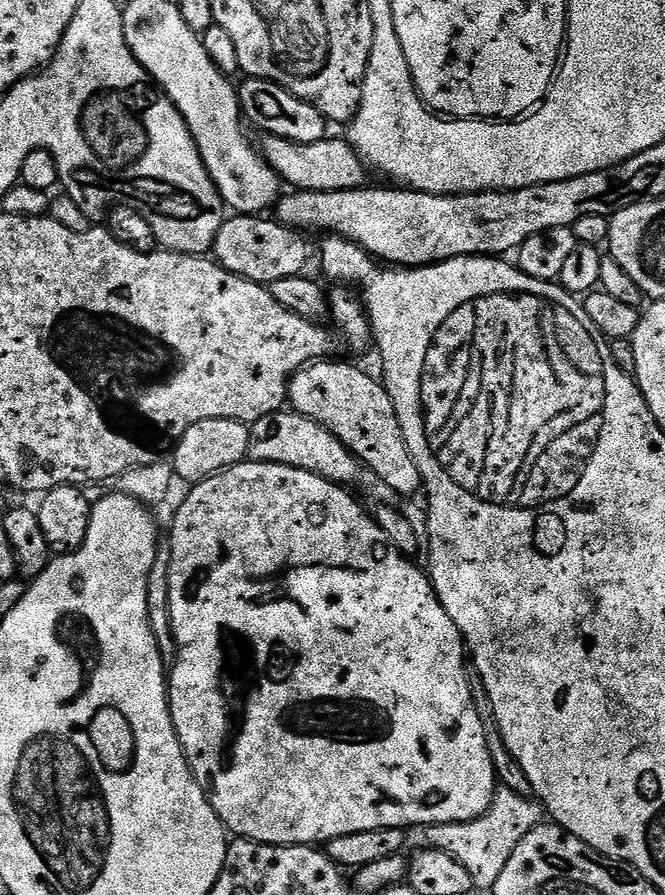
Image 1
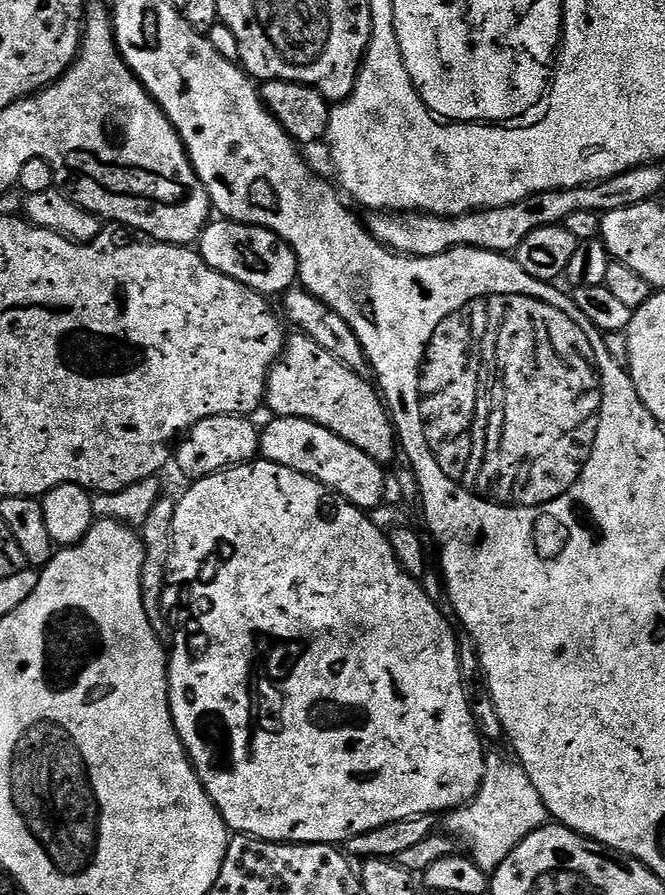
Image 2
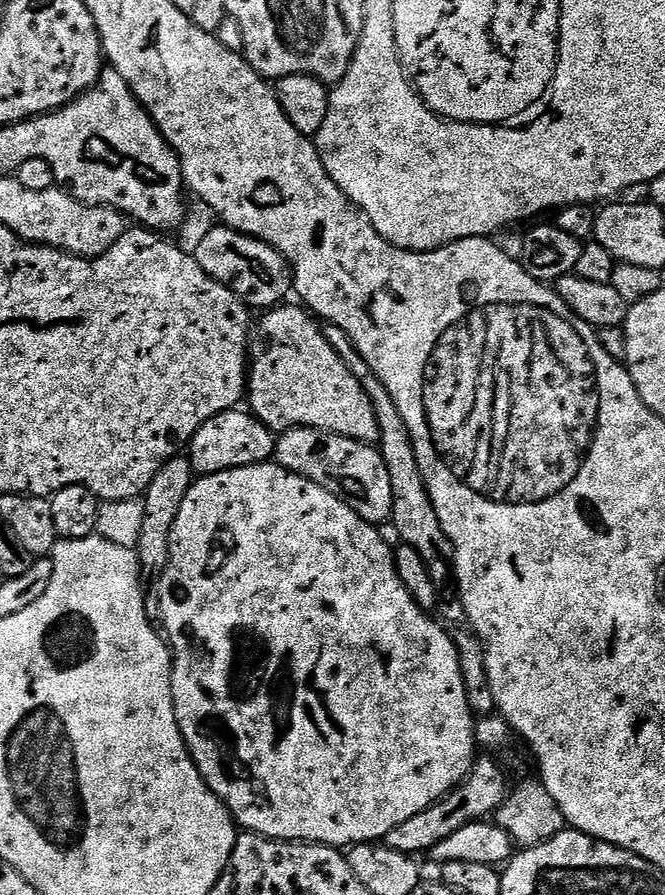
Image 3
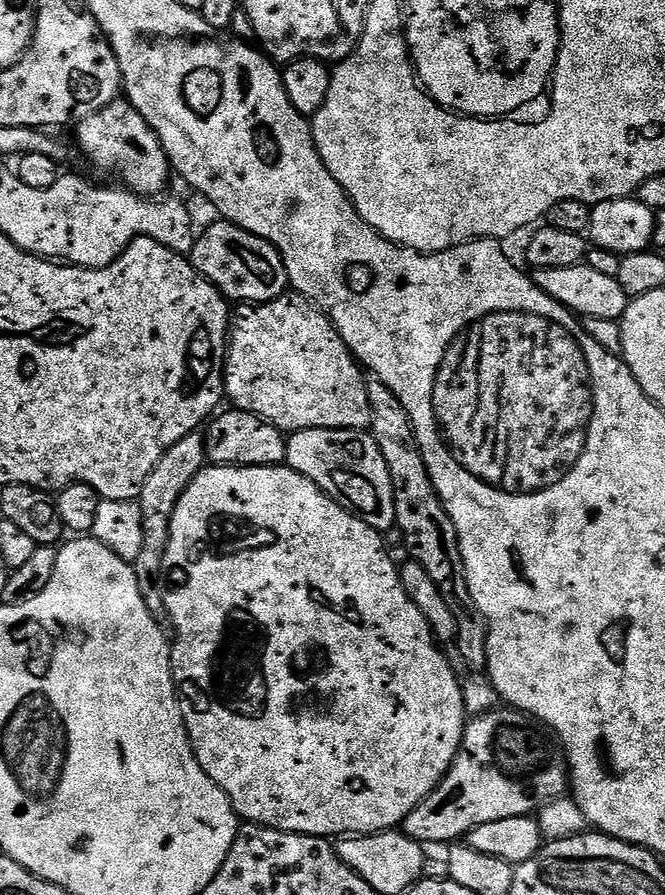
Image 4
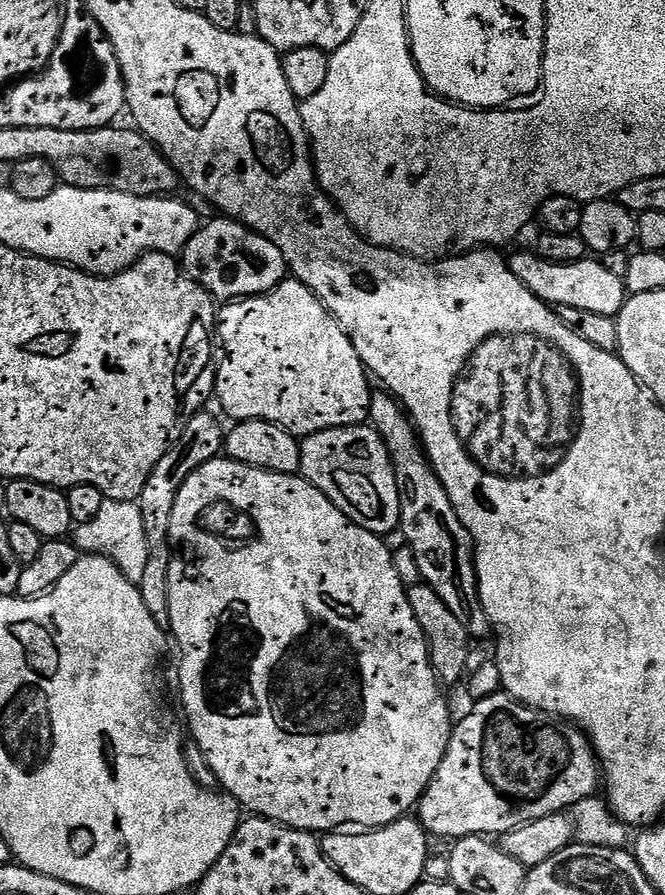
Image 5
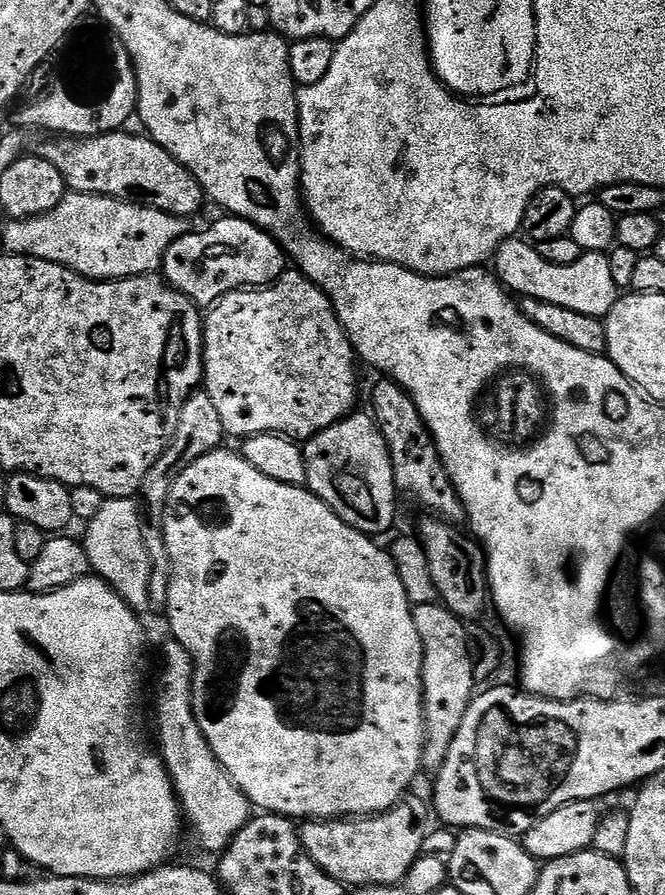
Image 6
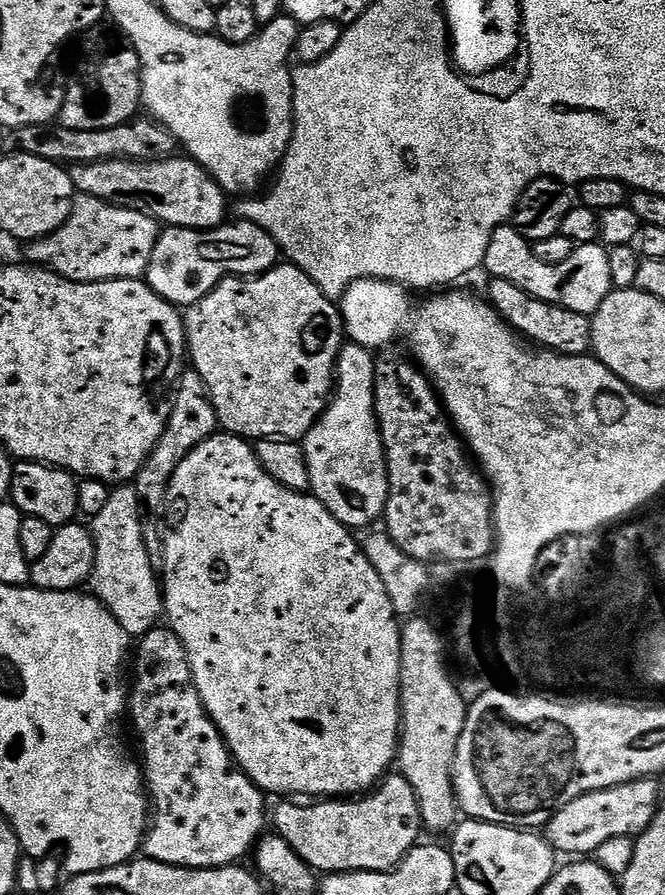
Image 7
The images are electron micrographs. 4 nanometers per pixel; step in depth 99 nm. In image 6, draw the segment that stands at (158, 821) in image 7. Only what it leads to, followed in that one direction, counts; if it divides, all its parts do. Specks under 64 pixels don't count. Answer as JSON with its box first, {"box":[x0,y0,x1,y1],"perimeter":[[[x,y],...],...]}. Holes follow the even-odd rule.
{"box":[156,642,254,854],"perimeter":[[[175,642],[165,646],[164,665],[156,680],[156,736],[160,739],[160,758],[170,774],[183,819],[192,827],[197,846],[213,854],[223,852],[238,830],[246,826],[254,809],[246,794],[234,786],[218,758],[214,758],[198,726],[198,718],[194,718],[190,661],[188,653]]]}

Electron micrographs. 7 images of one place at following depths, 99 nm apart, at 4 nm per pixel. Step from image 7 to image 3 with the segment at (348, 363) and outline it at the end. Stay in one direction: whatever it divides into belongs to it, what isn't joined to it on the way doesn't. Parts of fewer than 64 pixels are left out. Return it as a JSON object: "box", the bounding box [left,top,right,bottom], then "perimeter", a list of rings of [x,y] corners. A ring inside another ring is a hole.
{"box":[275,428,392,526],"perimeter":[[[290,428],[279,433],[276,442],[275,463],[288,472],[313,480],[318,486],[330,490],[340,500],[346,502],[366,522],[384,526],[392,519],[392,495],[390,494],[390,474],[386,471],[386,462],[382,462],[379,447],[363,444],[354,438],[339,436],[333,432],[323,432],[317,428]]]}

